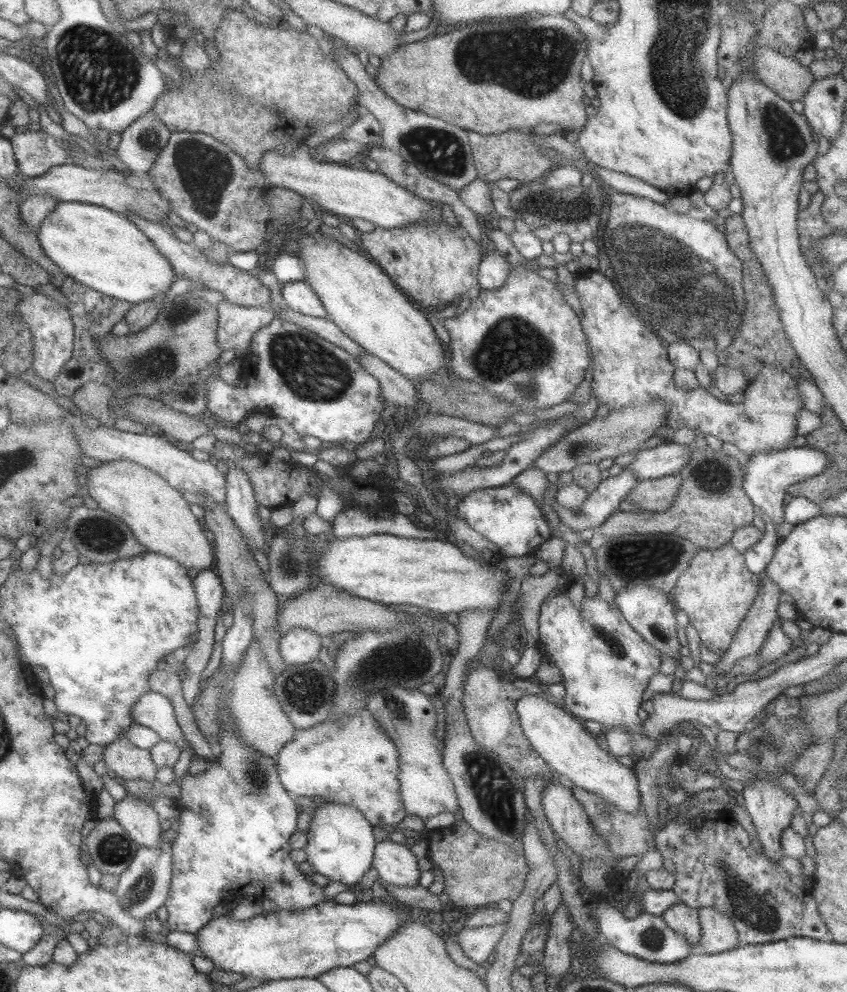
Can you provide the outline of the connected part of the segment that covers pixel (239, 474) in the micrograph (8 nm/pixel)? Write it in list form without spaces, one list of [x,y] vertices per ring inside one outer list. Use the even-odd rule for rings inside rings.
[[[224,468],[226,478],[226,513],[231,517],[246,547],[253,553],[265,546],[261,518],[257,515],[257,502],[247,475],[238,468]]]

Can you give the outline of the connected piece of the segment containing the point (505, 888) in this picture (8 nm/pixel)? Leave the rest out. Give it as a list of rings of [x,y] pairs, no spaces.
[[[463,818],[459,824],[453,823],[447,828],[440,828],[435,834],[428,834],[425,840],[427,858],[432,865],[430,871],[443,876],[443,893],[447,894],[452,906],[486,908],[501,900],[513,902],[521,895],[529,866],[523,856],[522,844],[517,840],[511,846],[505,846],[501,842],[483,838],[471,830]]]

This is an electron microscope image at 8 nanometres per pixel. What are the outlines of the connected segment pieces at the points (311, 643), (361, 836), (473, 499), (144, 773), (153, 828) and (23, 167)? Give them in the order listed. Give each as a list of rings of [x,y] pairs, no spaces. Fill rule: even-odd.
[[[290,628],[278,643],[278,651],[287,665],[307,664],[319,654],[321,637],[306,628]]]
[[[324,801],[312,812],[305,834],[307,844],[302,850],[311,865],[309,872],[347,886],[359,883],[371,867],[376,844],[374,826],[354,806]]]
[[[517,485],[477,488],[460,499],[455,506],[454,516],[464,520],[467,526],[499,548],[498,555],[503,558],[533,554],[544,540],[551,537],[549,525],[541,516],[541,511],[527,493],[517,489]]]
[[[125,733],[115,742],[104,746],[102,760],[106,768],[124,780],[153,782],[159,775],[159,770],[152,763],[150,752],[129,742]]]
[[[126,792],[121,800],[113,803],[112,818],[137,846],[155,848],[159,844],[160,818],[147,801]]]
[[[17,132],[9,139],[18,172],[22,176],[39,176],[48,168],[73,162],[71,150],[64,145],[64,141],[51,135]]]

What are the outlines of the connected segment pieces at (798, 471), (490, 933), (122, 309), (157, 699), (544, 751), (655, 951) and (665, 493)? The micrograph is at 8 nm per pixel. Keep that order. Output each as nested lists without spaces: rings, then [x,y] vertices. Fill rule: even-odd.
[[[787,447],[782,451],[758,452],[749,455],[747,462],[742,466],[743,491],[750,499],[754,508],[762,511],[763,517],[772,520],[776,530],[777,525],[782,522],[782,512],[785,506],[787,492],[785,488],[792,484],[819,474],[823,469],[829,468],[830,460],[820,450],[803,447]]]
[[[505,921],[477,928],[463,927],[457,932],[457,942],[465,956],[480,966],[481,962],[487,960],[487,955],[494,951],[495,945],[505,932],[507,923],[508,921]]]
[[[65,277],[57,282],[61,294],[67,298],[66,309],[70,314],[74,326],[72,340],[72,356],[59,369],[55,381],[53,381],[53,397],[72,397],[76,391],[87,382],[103,383],[107,372],[111,372],[107,361],[101,357],[94,346],[94,336],[98,339],[102,334],[109,332],[111,327],[124,318],[125,313],[132,307],[129,301],[108,297],[106,294],[94,291],[84,284],[78,283],[71,277]]]
[[[149,691],[138,697],[130,710],[132,722],[154,730],[160,740],[170,742],[183,750],[188,748],[188,741],[177,724],[174,710],[169,699],[155,691]]]
[[[535,695],[522,696],[515,701],[515,712],[523,733],[531,748],[545,761],[545,764],[557,776],[566,776],[575,786],[592,792],[596,797],[610,802],[614,807],[626,813],[634,813],[640,804],[637,779],[633,767],[621,765],[615,757],[597,745],[598,736],[592,735],[576,716],[567,712],[560,703],[551,703]]]
[[[608,899],[595,903],[595,916],[597,916],[598,934],[609,940],[611,946],[649,963],[677,963],[683,960],[692,949],[690,942],[672,931],[660,916],[639,913],[638,916],[629,919],[623,916],[622,912],[618,912]]]
[[[679,474],[662,476],[656,479],[637,480],[633,489],[623,500],[629,500],[636,510],[661,512],[667,511],[680,485]]]

